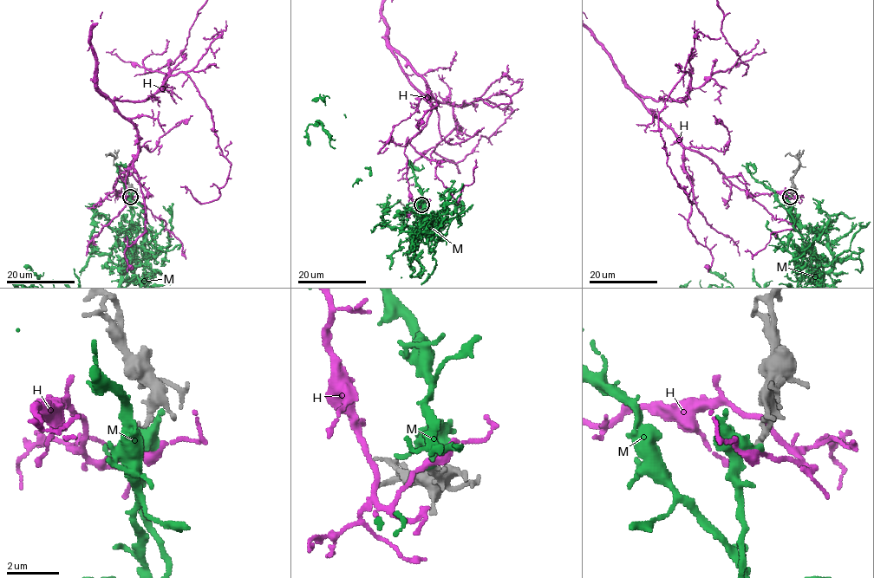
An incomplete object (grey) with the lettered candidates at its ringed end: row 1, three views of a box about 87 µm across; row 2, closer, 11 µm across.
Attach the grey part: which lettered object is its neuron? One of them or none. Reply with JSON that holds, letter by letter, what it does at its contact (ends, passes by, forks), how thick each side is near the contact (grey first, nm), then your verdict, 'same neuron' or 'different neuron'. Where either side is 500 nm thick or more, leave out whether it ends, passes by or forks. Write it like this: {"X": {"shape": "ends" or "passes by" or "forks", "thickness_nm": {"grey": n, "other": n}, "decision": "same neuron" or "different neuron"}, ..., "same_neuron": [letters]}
{"H": {"shape": "passes by", "thickness_nm": {"grey": 240, "other": 320}, "decision": "different neuron"}, "M": {"shape": "ends", "thickness_nm": {"grey": 240, "other": 260}, "decision": "different neuron"}, "same_neuron": []}

